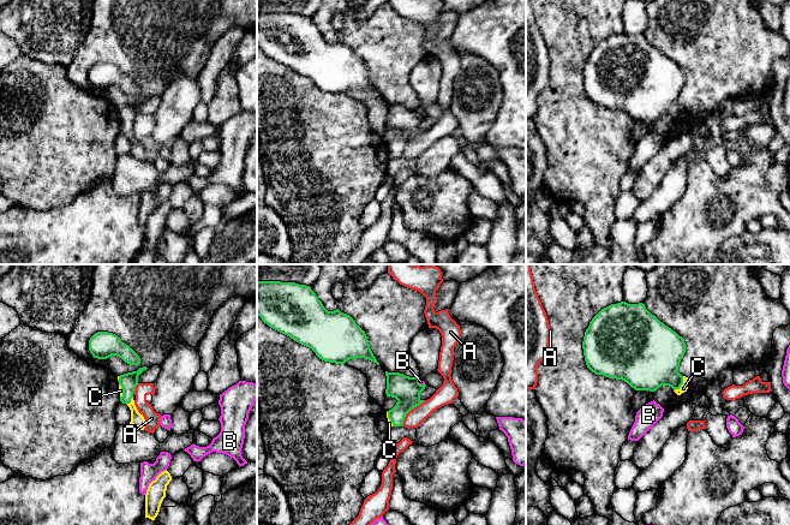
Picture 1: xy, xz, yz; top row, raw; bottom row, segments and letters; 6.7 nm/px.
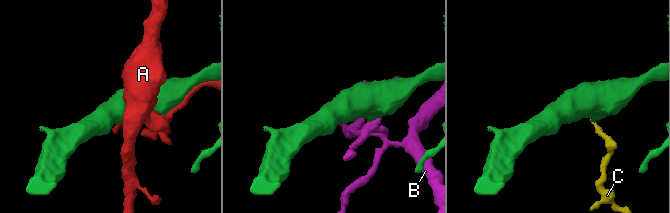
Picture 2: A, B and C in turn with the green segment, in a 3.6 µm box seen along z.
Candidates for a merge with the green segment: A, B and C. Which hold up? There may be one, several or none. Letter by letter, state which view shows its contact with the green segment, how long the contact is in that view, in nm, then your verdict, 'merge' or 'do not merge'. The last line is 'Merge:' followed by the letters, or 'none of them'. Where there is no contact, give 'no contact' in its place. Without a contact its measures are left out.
A: xz | 240 nm | do not merge
B: xz | 60 nm | do not merge
C: yz | 120 nm | merge
Merge: C

